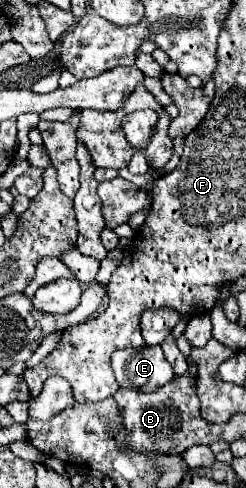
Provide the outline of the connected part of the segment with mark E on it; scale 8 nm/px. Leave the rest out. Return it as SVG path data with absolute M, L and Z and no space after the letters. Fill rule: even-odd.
M159 346L119 350L111 356L111 364L121 388L133 388L145 394L171 382L175 376Z

